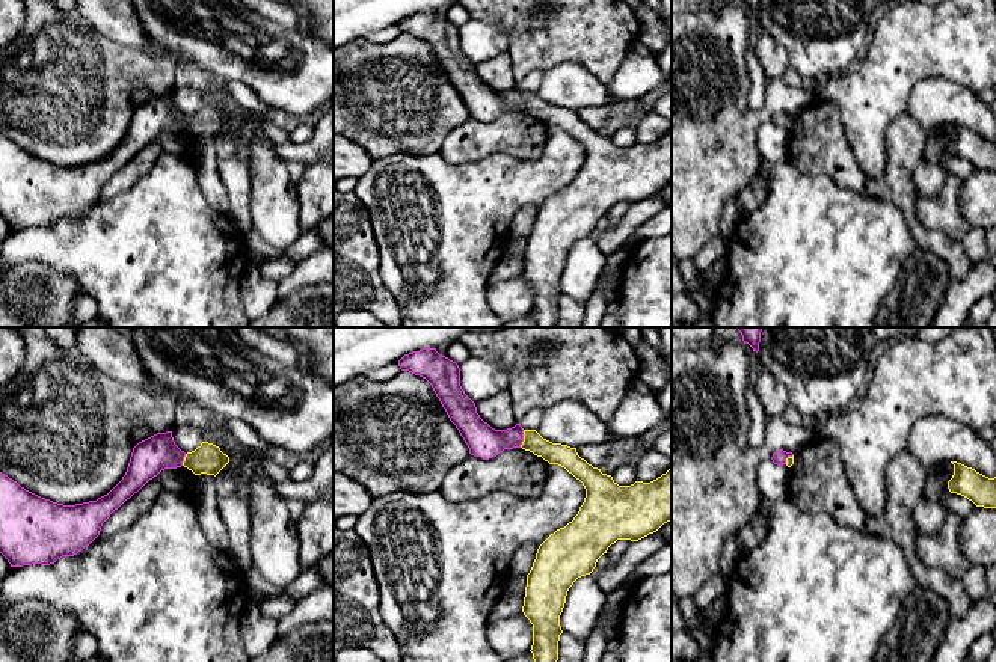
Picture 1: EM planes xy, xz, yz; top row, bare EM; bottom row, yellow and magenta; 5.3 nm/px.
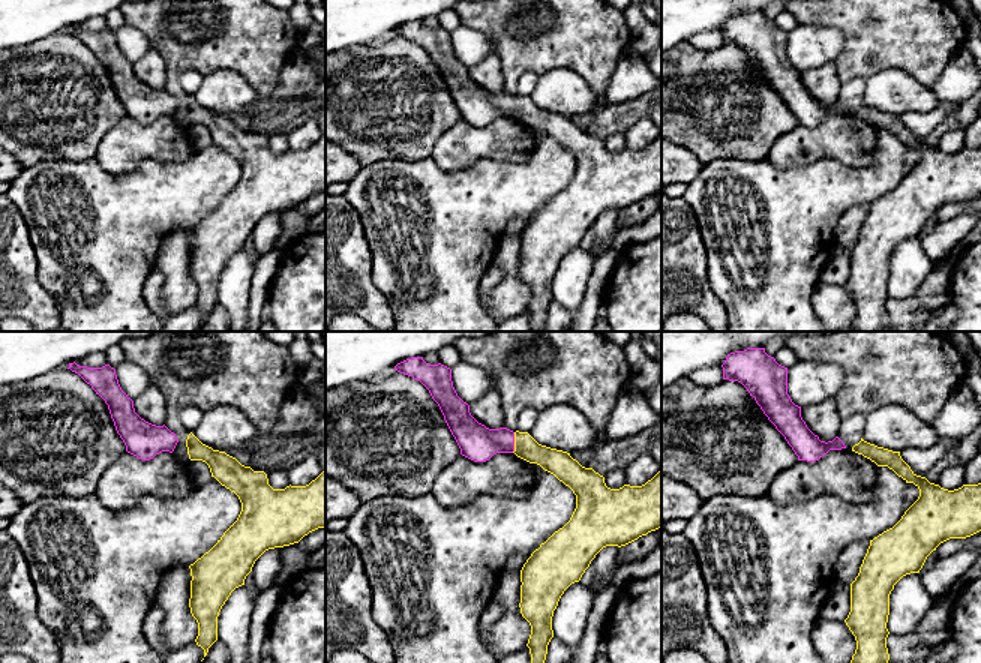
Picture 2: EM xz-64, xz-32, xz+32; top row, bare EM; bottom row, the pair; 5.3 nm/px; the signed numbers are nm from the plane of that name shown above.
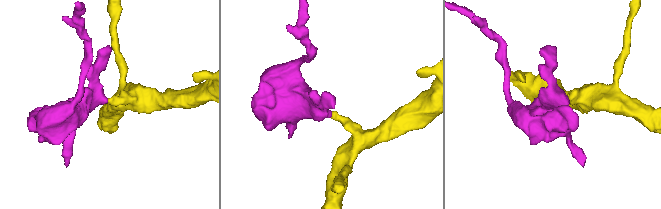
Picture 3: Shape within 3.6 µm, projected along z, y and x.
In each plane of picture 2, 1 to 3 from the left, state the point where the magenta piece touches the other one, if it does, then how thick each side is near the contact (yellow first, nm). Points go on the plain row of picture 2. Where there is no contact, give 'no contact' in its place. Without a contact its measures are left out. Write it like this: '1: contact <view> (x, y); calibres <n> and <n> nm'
1: no contact
2: contact xz-32 (515, 107); calibres 140 and 190 nm
3: no contact

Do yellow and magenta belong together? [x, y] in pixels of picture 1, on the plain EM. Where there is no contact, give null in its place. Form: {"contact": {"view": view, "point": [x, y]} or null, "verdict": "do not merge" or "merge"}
{"contact": {"view": "xz", "point": [524, 101]}, "verdict": "merge"}

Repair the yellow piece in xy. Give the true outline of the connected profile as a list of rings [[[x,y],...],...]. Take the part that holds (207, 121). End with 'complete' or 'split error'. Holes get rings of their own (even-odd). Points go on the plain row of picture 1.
[[[172,93],[157,95],[133,110],[125,137],[107,157],[75,167],[41,160],[0,134],[0,216],[11,229],[50,228],[62,219],[74,219],[100,198],[103,185],[115,172],[161,133],[184,128],[195,137],[216,139],[228,125],[229,119],[213,106],[202,104],[195,113],[186,116],[175,107]]] | split error

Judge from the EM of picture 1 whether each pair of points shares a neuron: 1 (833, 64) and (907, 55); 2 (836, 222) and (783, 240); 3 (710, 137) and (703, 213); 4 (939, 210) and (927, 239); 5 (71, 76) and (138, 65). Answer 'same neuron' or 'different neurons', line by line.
1: different neurons
2: same neuron
3: same neuron
4: different neurons
5: same neuron

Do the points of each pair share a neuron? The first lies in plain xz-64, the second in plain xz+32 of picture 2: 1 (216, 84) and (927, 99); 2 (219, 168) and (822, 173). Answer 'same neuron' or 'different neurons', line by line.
1: same neuron
2: same neuron

